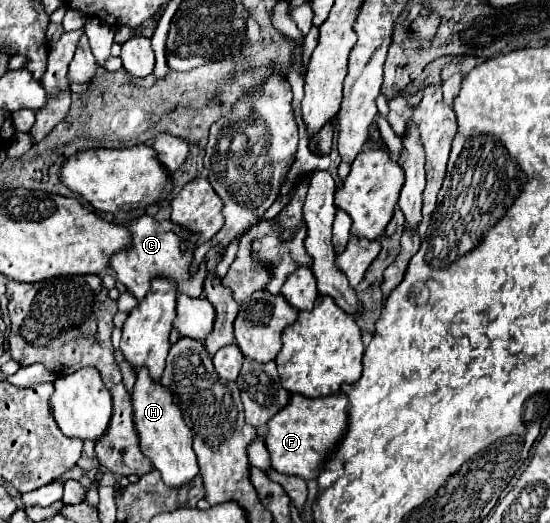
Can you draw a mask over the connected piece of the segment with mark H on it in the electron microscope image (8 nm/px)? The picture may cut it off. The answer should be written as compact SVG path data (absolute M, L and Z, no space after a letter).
M145 366L137 372L131 404L133 404L133 424L141 440L141 450L151 460L151 464L161 472L163 482L167 486L183 486L191 482L191 478L195 478L195 474L199 472L197 458L191 448L193 434L185 426L183 414L179 406L173 402L171 392L161 382L155 382Z

